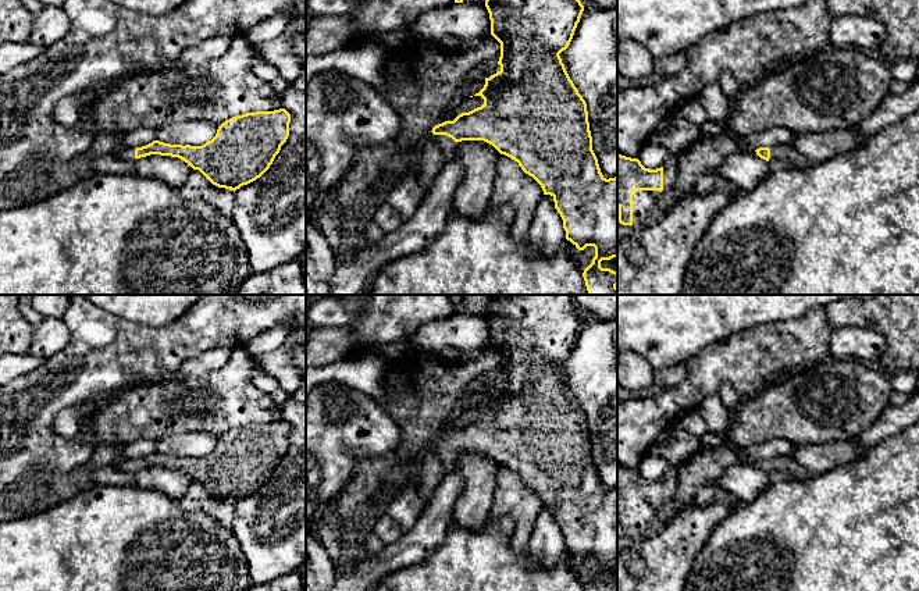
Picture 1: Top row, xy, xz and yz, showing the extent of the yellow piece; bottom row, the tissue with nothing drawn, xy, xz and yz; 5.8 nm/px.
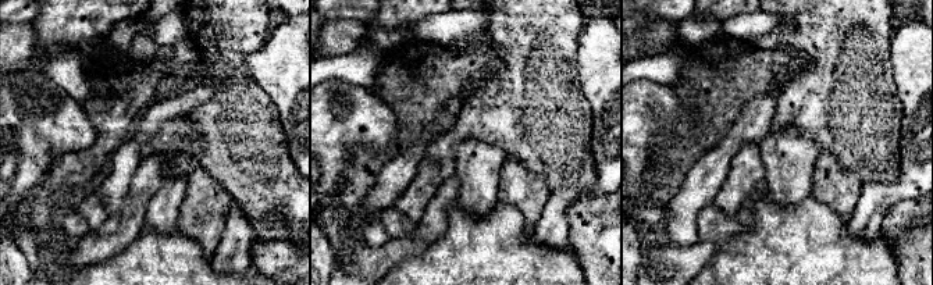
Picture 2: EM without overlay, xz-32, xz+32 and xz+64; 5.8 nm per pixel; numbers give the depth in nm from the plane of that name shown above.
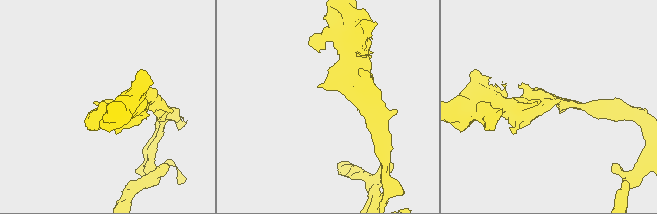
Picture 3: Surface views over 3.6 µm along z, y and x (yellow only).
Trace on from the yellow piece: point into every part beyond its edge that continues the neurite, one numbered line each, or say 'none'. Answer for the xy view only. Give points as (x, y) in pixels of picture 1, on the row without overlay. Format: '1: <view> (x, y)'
1: xy (125, 465)

